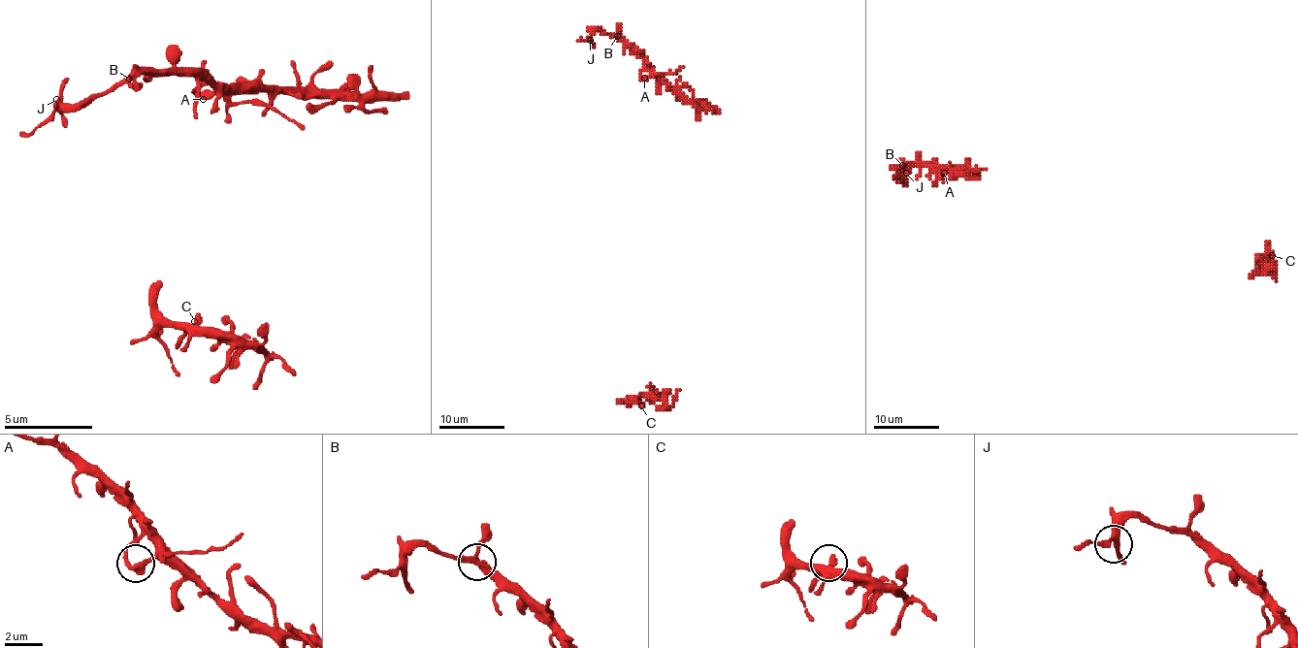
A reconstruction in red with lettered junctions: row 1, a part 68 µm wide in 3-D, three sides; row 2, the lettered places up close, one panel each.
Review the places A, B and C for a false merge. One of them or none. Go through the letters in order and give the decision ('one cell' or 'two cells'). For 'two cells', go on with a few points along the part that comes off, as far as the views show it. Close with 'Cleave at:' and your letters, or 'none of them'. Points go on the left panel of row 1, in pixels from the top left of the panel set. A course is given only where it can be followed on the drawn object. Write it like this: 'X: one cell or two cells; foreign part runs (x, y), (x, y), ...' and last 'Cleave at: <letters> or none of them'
A: one cell
B: one cell
C: one cell
Cleave at: none of them

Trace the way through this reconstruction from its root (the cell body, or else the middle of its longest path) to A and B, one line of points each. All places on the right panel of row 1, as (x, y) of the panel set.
A: (987, 170), (944, 170), (944, 173)
B: (987, 170), (932, 170), (923, 163), (903, 165)

